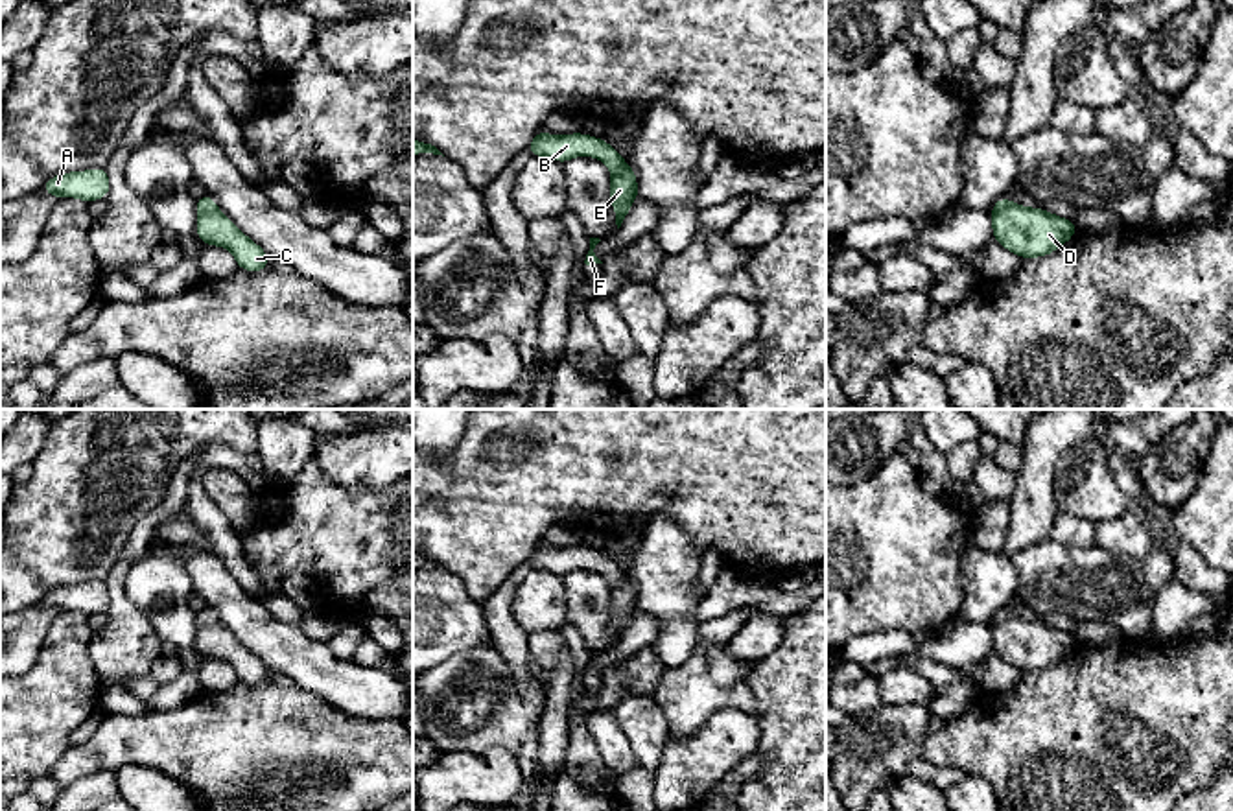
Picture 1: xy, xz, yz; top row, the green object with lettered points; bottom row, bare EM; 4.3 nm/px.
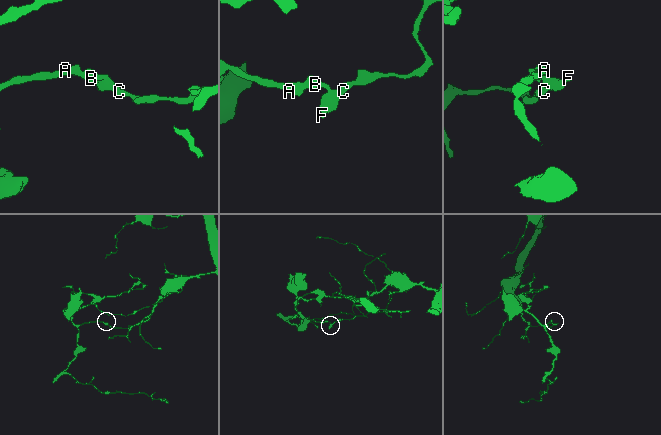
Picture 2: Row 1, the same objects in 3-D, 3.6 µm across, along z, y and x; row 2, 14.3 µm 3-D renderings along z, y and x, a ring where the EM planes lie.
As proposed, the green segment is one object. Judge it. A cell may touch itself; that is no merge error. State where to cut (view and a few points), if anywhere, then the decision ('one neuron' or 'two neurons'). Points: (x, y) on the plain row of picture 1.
cut xy (216, 618), (199, 627); two neurons

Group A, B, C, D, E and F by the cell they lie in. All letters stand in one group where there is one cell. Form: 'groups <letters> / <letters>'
groups A B / C D E F

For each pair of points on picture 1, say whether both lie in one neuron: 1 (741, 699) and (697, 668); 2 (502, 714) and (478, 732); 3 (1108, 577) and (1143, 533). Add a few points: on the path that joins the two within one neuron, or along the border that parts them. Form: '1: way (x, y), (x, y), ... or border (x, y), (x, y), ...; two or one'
1: way (728, 697), (717, 697), (701, 681); one
2: way (496, 714), (483, 727); one
3: border (1158, 531), (1143, 557), (1110, 553), (1095, 544); two

